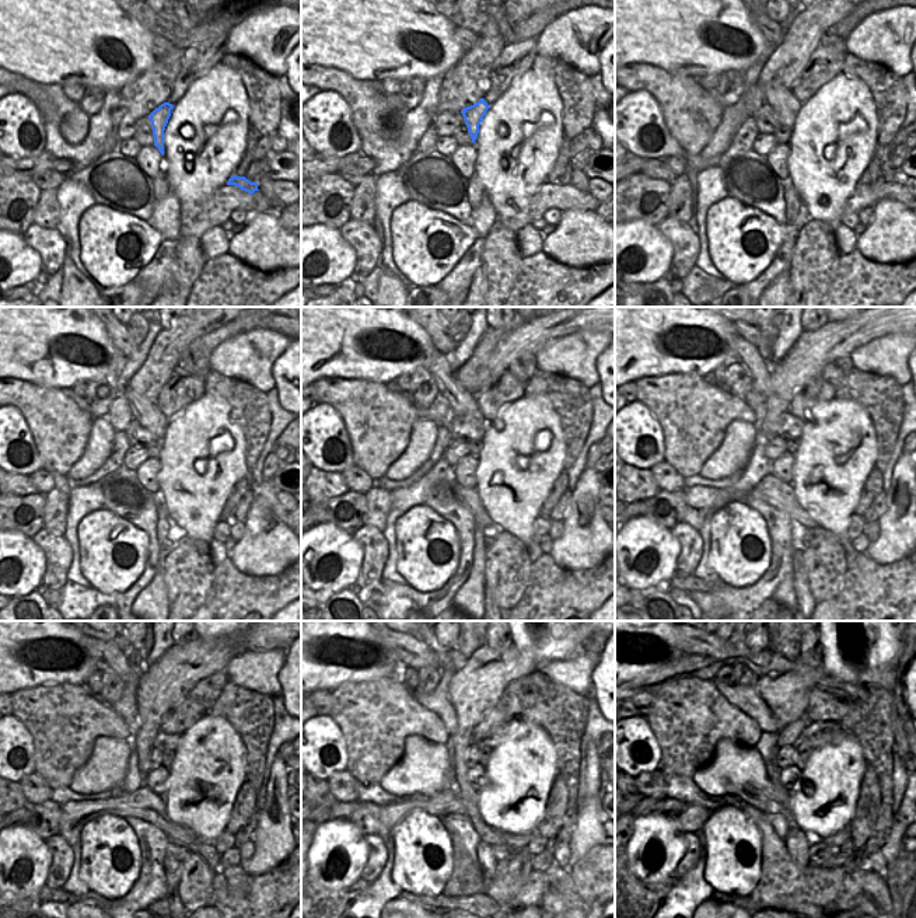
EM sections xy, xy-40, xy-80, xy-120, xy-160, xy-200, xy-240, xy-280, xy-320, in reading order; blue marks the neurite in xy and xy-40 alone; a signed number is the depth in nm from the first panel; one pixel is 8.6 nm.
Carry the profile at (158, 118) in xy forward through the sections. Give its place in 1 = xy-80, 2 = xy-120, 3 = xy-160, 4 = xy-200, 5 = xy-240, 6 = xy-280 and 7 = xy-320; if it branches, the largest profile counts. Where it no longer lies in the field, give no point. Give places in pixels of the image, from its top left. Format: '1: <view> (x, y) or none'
1: xy-80 (786, 105)
2: xy-120 (150, 405)
3: xy-160 (462, 404)
4: xy-200 (745, 353)
5: xy-240 (107, 658)
6: xy-280 (415, 653)
7: xy-320 (719, 649)

